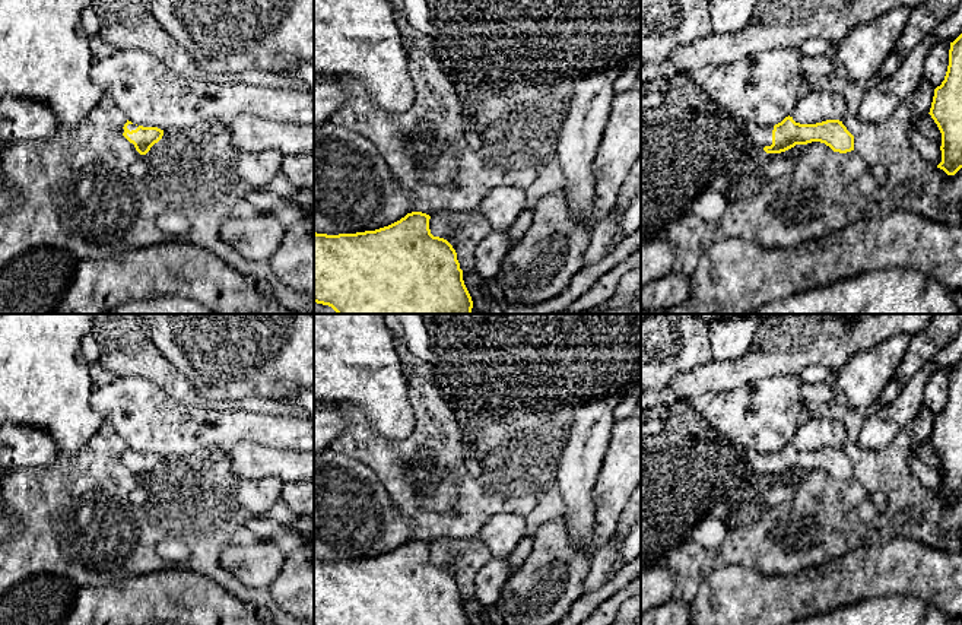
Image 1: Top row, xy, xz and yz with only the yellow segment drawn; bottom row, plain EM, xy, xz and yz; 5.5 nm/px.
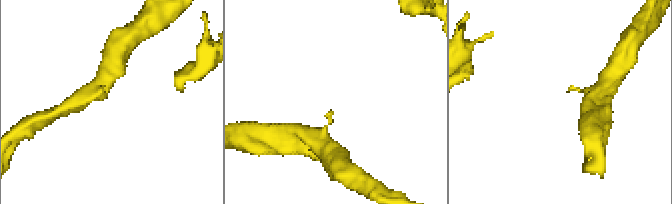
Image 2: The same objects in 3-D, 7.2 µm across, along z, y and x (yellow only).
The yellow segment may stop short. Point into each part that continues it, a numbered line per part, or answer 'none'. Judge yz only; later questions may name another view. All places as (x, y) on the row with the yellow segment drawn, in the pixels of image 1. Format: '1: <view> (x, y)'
1: yz (761, 136)

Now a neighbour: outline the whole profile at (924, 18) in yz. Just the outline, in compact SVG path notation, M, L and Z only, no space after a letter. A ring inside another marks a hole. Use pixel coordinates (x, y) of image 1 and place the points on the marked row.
M926 0L921 6L911 9L899 41L879 70L876 80L885 80L896 73L904 58L943 20L958 9L961 0Z

